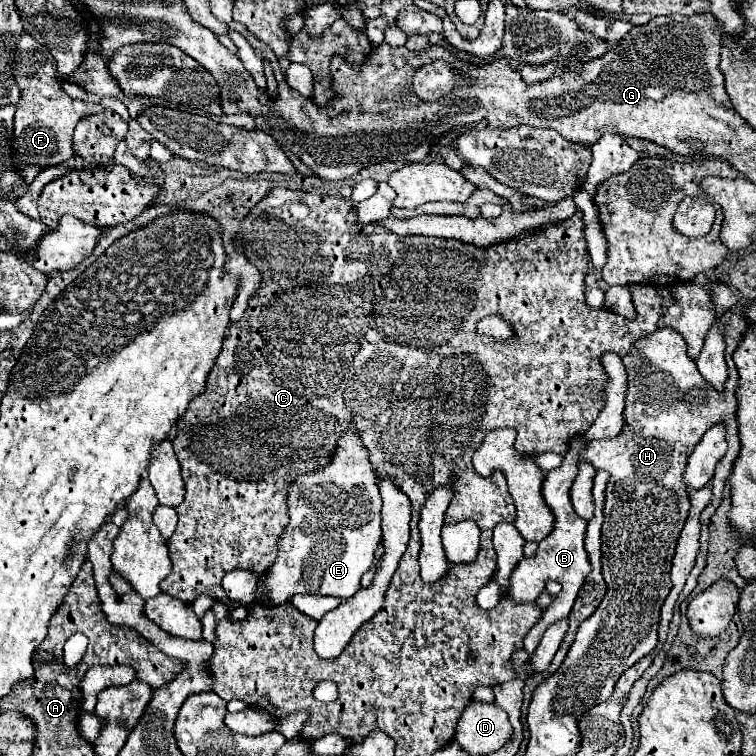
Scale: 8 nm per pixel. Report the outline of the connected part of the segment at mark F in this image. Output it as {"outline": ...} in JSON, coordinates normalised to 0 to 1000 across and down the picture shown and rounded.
{"outline":[[[30,44],[30,49],[22,54],[22,112],[28,130],[20,147],[15,200],[17,216],[22,224],[28,224],[33,239],[41,242],[54,224],[99,210],[99,200],[94,194],[99,165],[107,155],[134,149],[136,142],[94,131],[81,118],[73,83],[67,83],[67,70],[60,70],[60,62],[41,44]]]}

